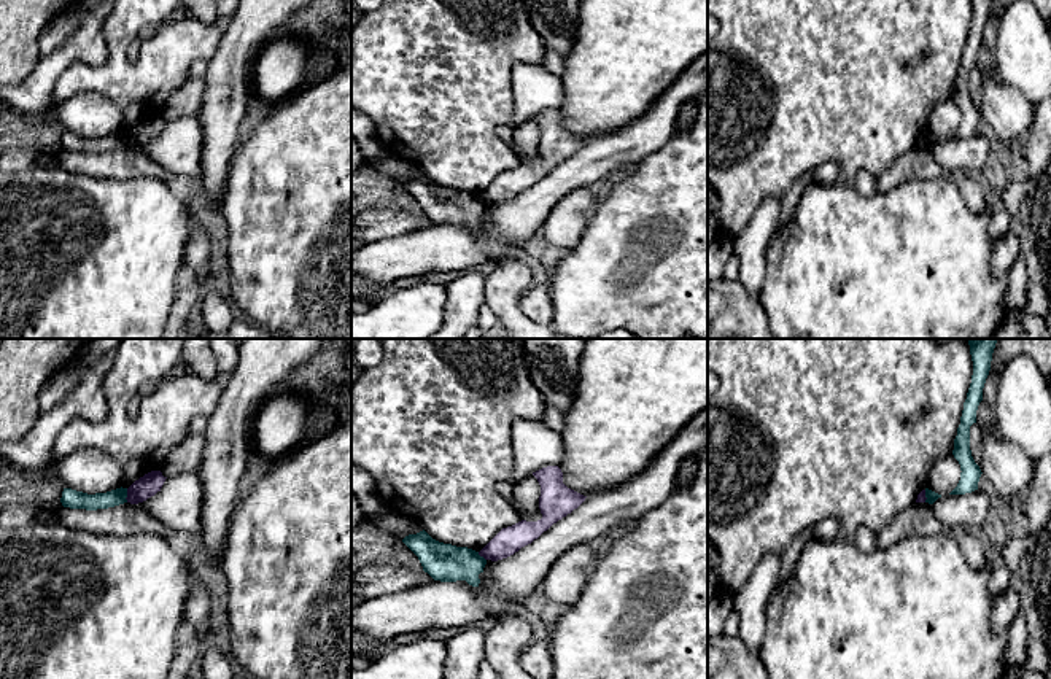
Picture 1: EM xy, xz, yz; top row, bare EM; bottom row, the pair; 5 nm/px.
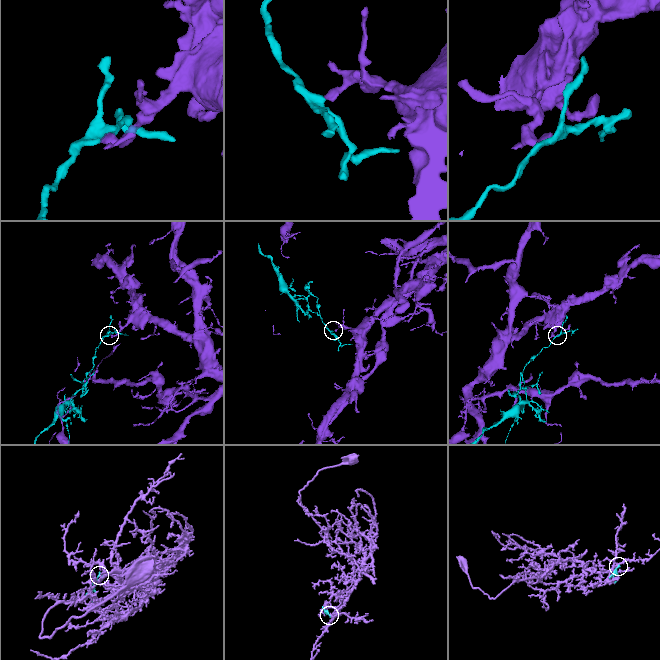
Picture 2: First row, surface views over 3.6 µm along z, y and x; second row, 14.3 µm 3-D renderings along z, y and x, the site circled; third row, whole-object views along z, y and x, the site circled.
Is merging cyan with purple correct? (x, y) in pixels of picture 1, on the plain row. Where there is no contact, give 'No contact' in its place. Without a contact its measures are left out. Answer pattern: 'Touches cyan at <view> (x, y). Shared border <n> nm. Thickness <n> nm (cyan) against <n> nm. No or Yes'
Touches cyan at xy (126, 139). Shared border 70 nm. Thickness 100 nm (cyan) against 110 nm. No

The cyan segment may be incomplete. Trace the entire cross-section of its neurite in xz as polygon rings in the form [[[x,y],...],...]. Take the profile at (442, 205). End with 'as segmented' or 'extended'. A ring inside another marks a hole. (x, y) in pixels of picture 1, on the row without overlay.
[[[425,173],[409,178],[402,186],[418,200],[423,215],[434,224],[466,224],[479,231],[479,218],[483,216],[487,204],[467,191],[456,191],[432,183]]]; as segmented

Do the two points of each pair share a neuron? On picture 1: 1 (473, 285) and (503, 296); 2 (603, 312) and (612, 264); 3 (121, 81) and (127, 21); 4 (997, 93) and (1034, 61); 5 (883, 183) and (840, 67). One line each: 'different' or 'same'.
1: different
2: same
3: same
4: different
5: different

